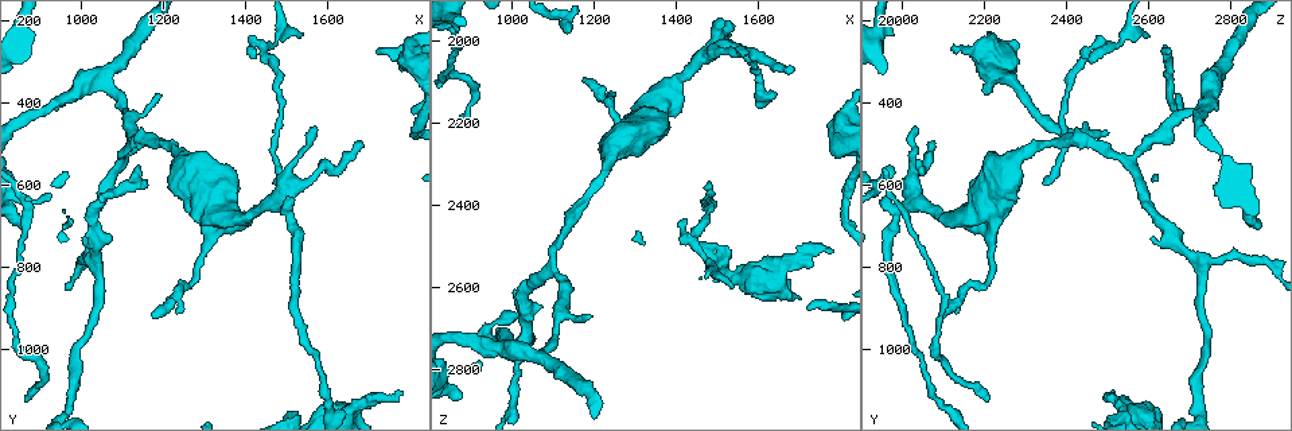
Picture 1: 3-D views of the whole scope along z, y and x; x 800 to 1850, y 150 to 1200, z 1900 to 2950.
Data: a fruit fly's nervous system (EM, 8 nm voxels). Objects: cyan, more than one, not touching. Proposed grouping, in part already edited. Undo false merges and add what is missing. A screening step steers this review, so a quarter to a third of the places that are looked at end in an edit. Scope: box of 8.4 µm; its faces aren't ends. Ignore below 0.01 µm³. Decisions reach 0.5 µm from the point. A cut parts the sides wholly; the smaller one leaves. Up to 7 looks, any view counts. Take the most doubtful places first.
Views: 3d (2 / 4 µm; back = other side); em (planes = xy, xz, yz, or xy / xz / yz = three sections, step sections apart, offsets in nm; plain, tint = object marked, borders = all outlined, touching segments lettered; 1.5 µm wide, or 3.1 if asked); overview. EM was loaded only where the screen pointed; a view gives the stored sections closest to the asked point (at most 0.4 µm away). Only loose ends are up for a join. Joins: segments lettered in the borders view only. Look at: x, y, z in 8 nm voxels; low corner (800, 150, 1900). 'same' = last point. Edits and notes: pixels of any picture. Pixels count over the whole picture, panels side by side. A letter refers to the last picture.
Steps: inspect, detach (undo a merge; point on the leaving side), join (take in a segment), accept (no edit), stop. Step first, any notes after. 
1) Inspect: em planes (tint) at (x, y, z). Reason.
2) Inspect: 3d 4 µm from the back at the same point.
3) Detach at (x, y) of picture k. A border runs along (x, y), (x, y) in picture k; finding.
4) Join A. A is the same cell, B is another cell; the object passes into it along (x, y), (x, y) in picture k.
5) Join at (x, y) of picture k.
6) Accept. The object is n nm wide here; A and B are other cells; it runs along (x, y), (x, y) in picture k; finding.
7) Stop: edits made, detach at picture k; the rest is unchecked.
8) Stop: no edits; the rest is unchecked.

Inspect: em xz step 4 (tint) at (1785, 1100, 2510). Branch stops here.

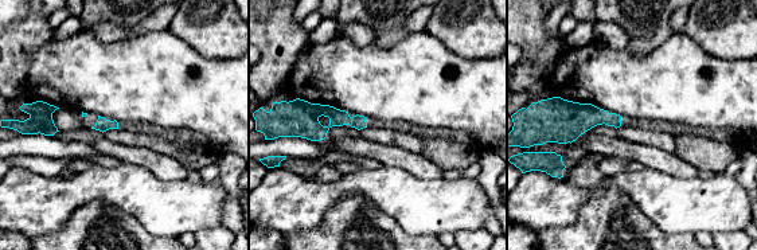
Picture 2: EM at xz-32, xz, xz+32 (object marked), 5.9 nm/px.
Inspect: em planes (borders) at the same point. Another direction.

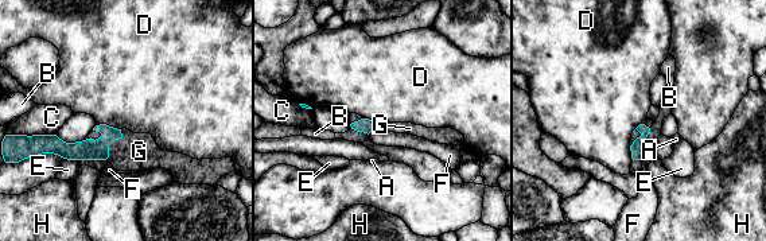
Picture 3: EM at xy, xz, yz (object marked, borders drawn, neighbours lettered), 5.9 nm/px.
Join G. G is the same cell, A, B, C, D, E, F and H are other cells; the object passes into it along (86, 150), (107, 158), (133, 151) in picture 3; the cell continues.

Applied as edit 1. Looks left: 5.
Inspect: overview. Redraw.

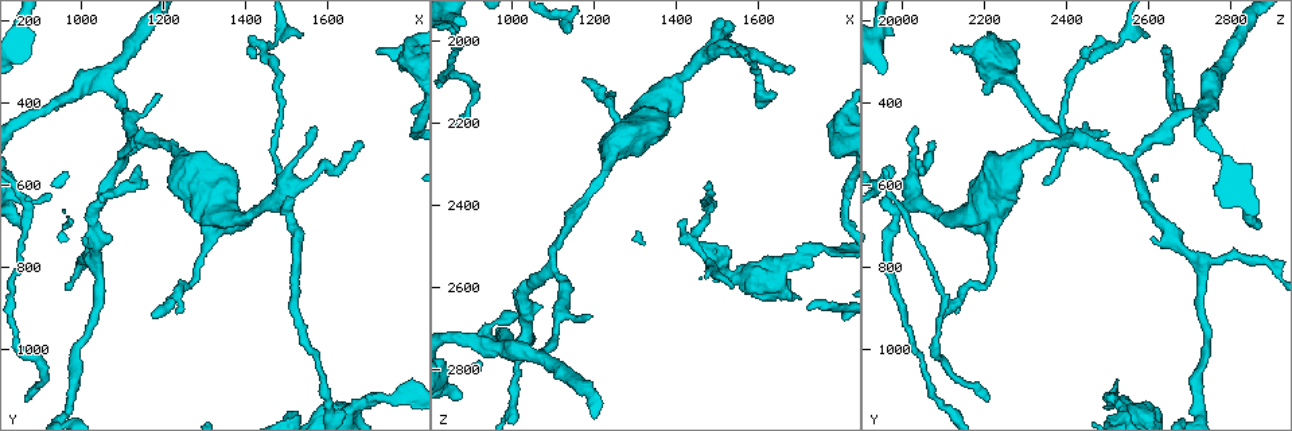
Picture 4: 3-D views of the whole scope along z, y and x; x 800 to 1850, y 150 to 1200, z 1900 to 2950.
Inspect: 3d 4 µm at (1040, 785, 2715). Three arms meet.

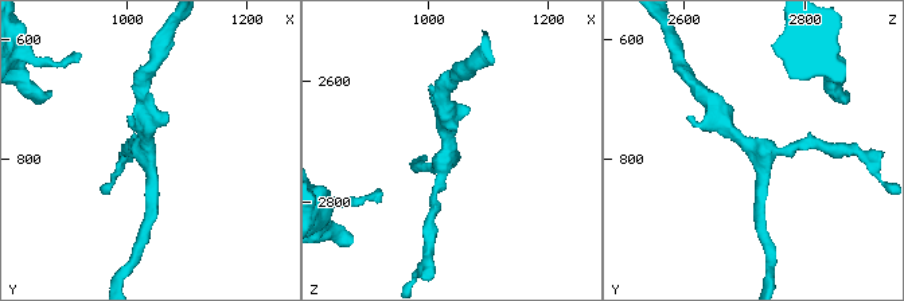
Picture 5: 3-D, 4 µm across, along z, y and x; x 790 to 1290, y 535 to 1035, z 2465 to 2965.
Inspect: em planes (borders) at (1040, 785, 2720).

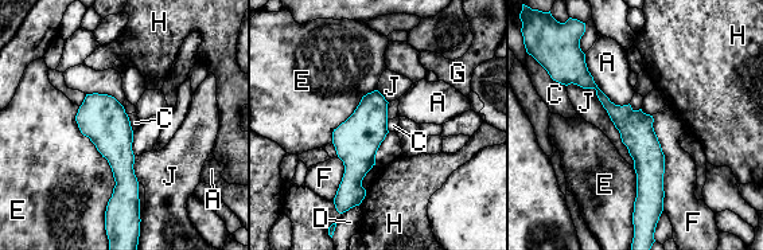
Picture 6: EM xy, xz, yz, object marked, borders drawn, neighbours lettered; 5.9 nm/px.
Accept. A, C, D, E, F, G, H and J are other cells; a border runs along (127, 114), (133, 131) in picture 6; one cell here.

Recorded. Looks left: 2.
Inspect: em xy step 4 (tint) at (1595, 1135, 2095). Thick turns thin.

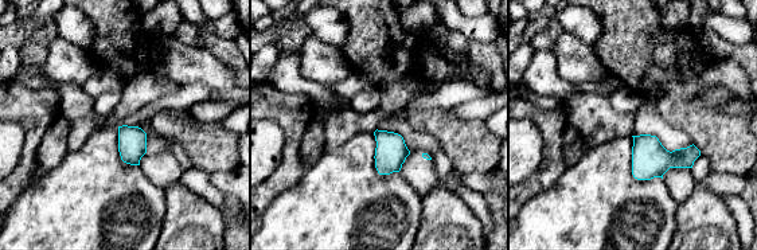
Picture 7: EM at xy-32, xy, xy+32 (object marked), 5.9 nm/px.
Inspect: em planes (borders) at the same point.

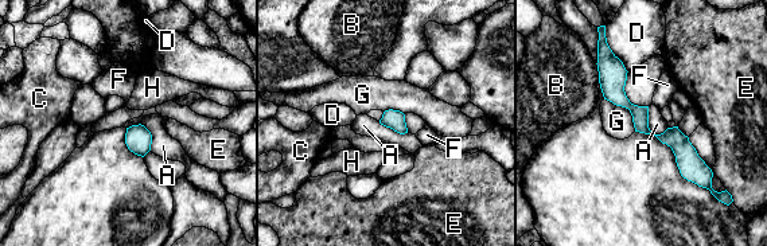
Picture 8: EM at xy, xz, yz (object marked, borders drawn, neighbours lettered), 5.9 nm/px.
Accept. A, B, C, D, E, F, G and H are other cells; one cell here.

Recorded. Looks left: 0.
Stop: edits made, join at picture 3; the rest is unchecked.

